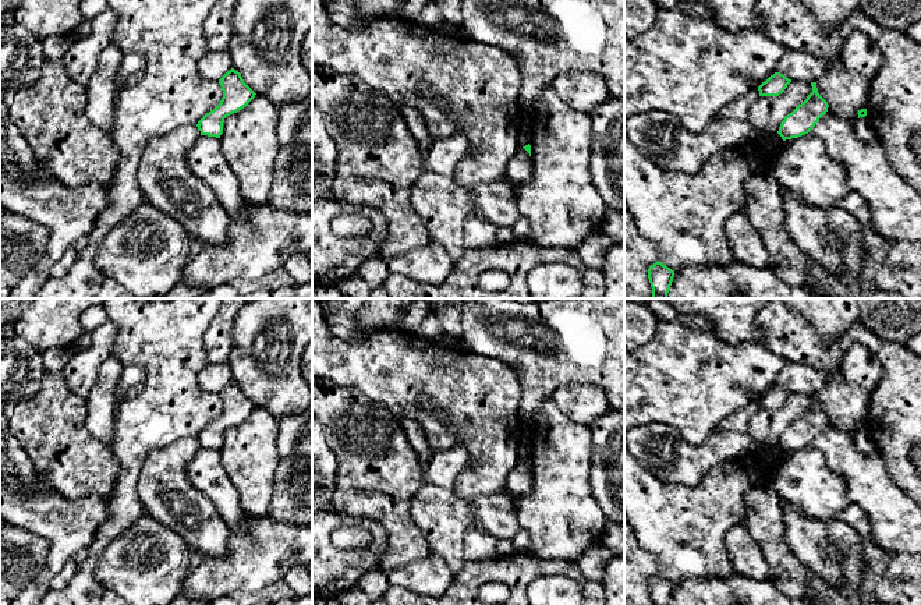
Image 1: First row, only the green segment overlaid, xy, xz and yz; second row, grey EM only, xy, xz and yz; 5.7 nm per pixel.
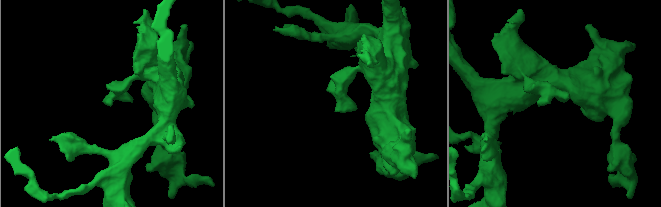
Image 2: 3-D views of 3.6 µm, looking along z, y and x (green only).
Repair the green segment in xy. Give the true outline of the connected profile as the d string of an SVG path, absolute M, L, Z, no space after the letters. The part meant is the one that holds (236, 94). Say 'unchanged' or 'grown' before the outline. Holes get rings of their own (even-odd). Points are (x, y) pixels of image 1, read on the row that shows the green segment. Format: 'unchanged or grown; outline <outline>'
unchanged; outline M231 68L220 79L223 91L220 103L206 113L196 124L201 135L220 138L224 118L244 109L254 98L255 92L244 82L241 74Z

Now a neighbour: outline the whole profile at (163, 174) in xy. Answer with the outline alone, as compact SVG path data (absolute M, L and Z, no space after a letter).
M196 125L153 137L142 151L137 180L144 201L177 220L191 240L224 245L230 213L188 166L188 153L199 137Z

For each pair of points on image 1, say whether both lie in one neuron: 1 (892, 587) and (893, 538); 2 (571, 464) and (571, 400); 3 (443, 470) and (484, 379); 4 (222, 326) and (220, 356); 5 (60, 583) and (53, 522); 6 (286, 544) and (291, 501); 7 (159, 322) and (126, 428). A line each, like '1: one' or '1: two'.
1: two
2: two
3: two
4: one
5: two
6: two
7: one

